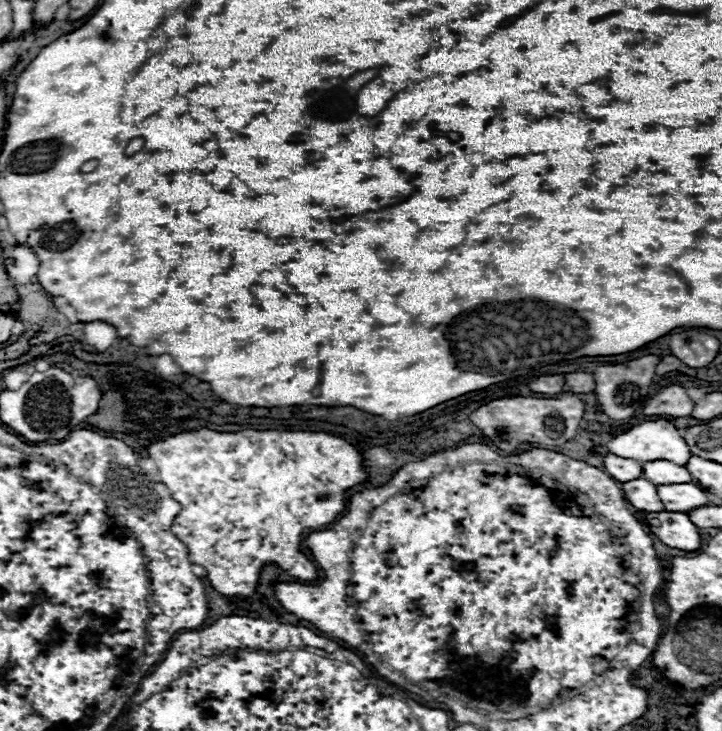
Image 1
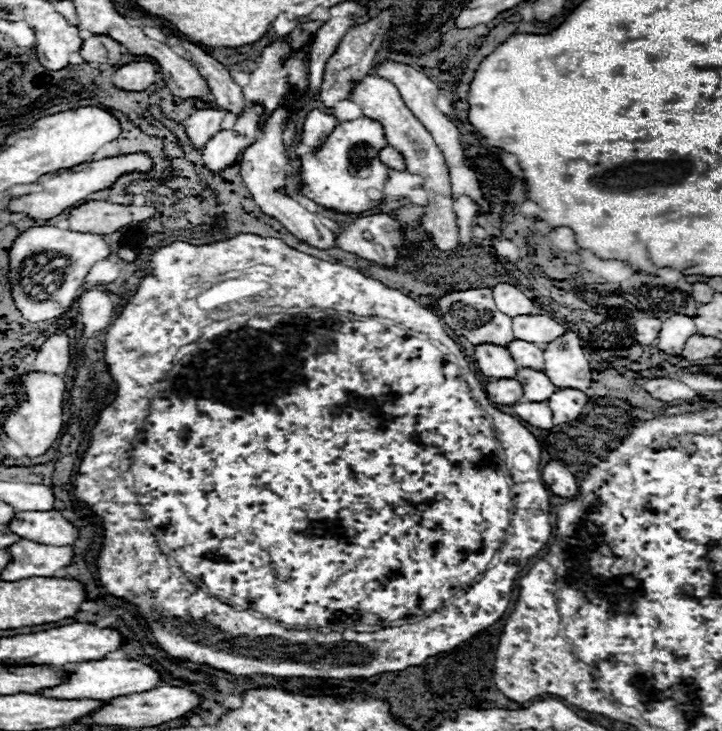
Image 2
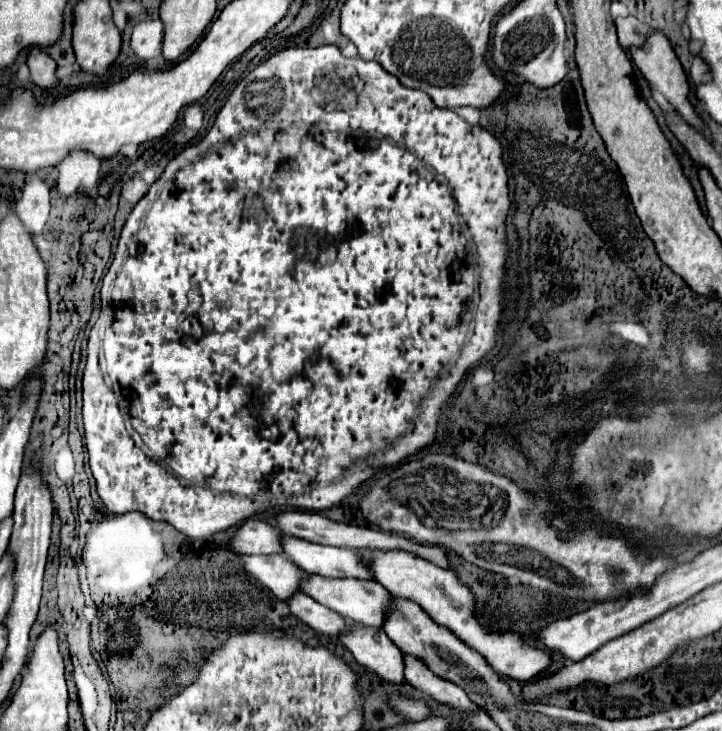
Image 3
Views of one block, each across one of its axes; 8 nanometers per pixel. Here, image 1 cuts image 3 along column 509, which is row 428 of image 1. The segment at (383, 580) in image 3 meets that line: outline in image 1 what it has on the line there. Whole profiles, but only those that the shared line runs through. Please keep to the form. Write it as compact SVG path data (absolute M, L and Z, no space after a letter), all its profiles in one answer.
M668 420L642 422L612 438L606 448L620 458L632 458L638 462L672 460L672 464L686 466L688 458L692 456L678 428Z

